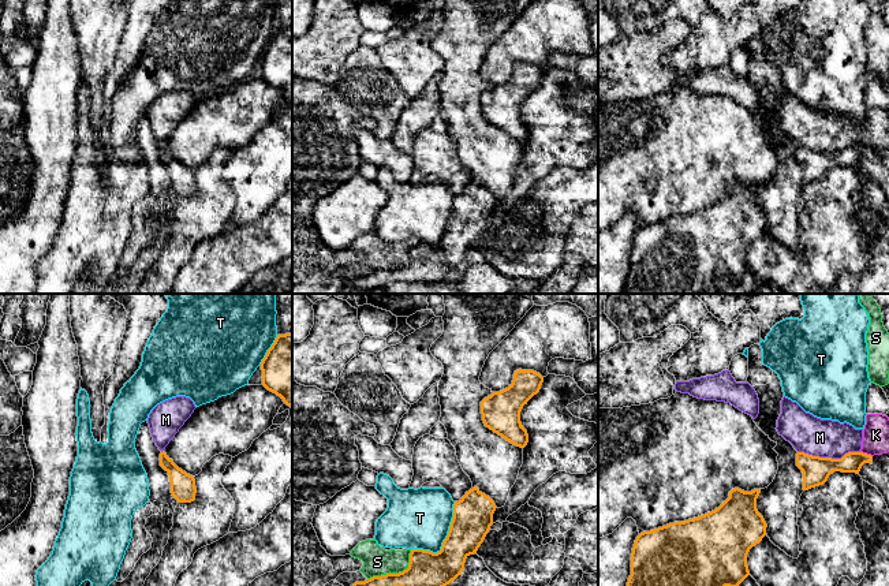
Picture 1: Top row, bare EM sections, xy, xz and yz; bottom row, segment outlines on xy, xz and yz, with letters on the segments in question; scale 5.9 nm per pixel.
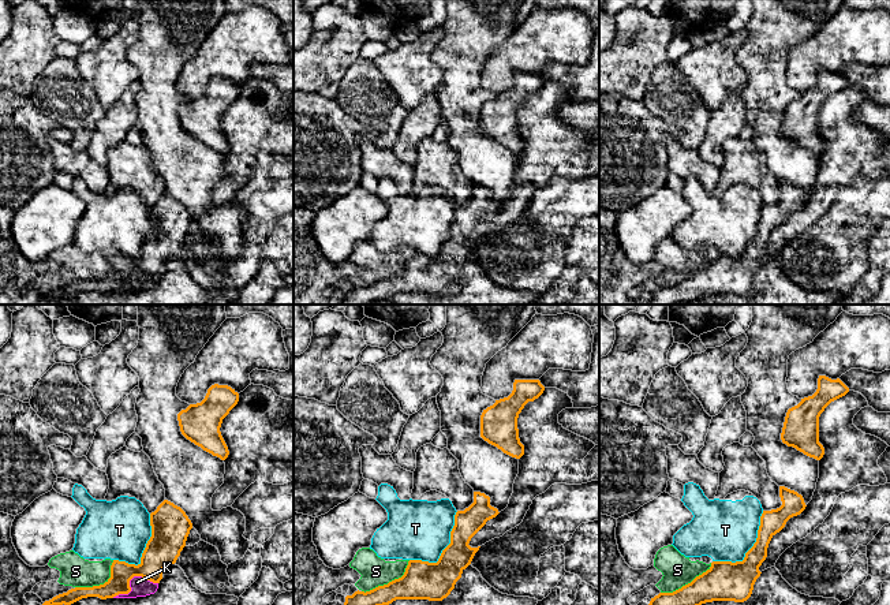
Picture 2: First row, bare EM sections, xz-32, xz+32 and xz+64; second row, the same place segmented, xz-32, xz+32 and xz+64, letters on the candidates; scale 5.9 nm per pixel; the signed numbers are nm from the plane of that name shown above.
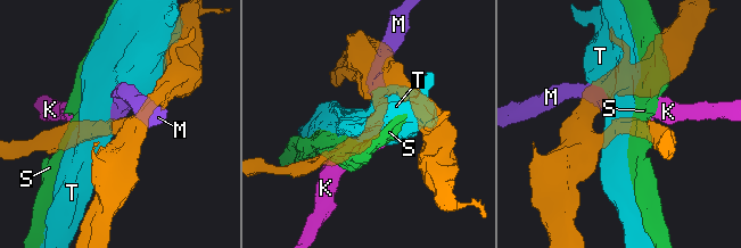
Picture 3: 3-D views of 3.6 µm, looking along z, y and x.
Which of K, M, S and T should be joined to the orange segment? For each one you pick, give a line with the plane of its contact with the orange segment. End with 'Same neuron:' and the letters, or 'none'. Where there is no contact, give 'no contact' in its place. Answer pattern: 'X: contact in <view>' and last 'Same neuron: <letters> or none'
Same neuron: none

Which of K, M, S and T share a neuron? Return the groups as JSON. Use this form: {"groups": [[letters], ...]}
{"groups": [["K", "M"], ["S"], ["T"]]}

